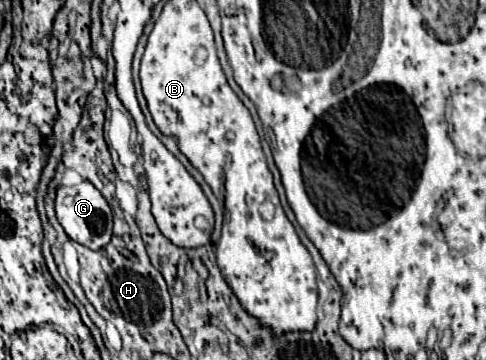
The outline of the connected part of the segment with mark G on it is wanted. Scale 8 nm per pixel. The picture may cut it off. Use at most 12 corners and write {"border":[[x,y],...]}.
{"border":[[82,180],[56,188],[64,232],[92,250],[112,238],[112,210]]}

